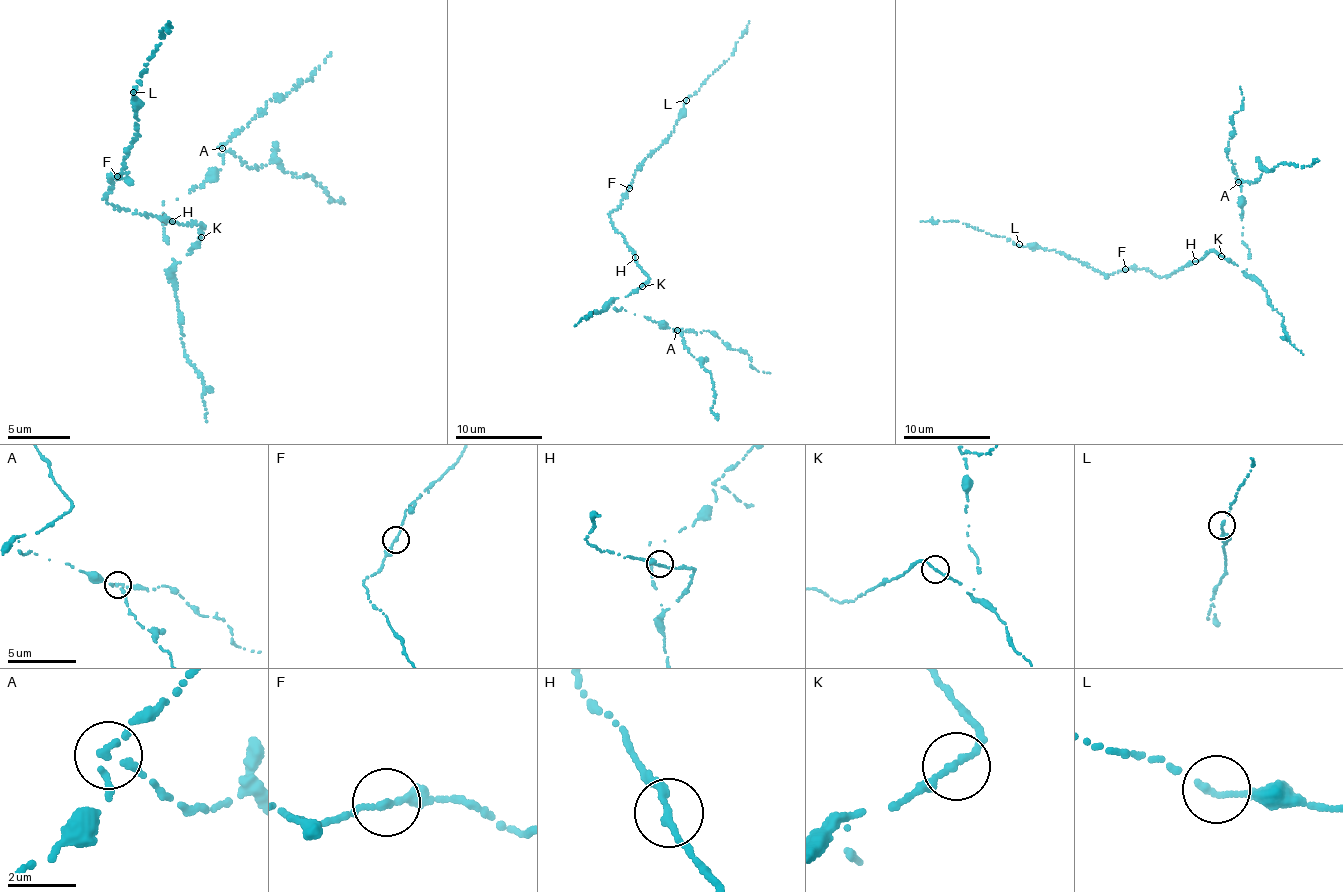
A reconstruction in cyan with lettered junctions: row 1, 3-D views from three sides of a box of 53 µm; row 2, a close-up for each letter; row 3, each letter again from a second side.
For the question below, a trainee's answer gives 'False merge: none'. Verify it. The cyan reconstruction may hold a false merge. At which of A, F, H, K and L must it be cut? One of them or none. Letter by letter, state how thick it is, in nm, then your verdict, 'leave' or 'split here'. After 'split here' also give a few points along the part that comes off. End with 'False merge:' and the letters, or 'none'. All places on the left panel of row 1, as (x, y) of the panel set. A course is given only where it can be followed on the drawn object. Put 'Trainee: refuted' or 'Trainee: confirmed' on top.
Trainee: refuted
A: 220 nm thick; split here; foreign part runs (222, 148), (248, 168), (273, 163), (309, 176), (331, 201), (344, 203)
F: 200 nm thick; leave
H: 200 nm thick; leave
K: 200 nm thick; leave
L: 170 nm thick; leave
False merge: A

